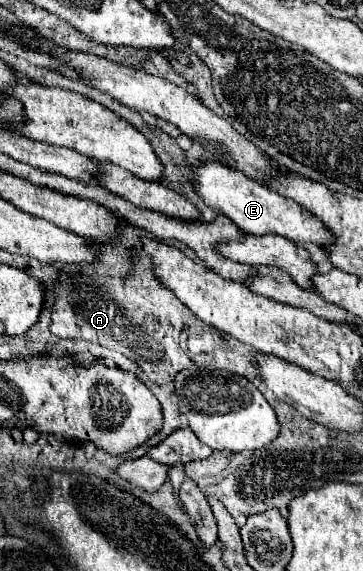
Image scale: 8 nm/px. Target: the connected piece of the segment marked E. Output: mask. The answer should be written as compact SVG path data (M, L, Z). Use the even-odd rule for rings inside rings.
M208 159L198 169L192 167L192 175L194 175L194 183L198 187L198 193L204 197L206 205L220 207L222 213L226 217L230 217L248 235L276 233L276 235L284 235L290 241L314 243L322 249L330 247L336 241L334 233L330 229L326 229L326 225L316 215L312 215L310 211L300 207L296 201L290 201L288 197L282 197L280 193L276 193L260 183L254 183L240 171L232 171L232 169L224 167L222 163Z

